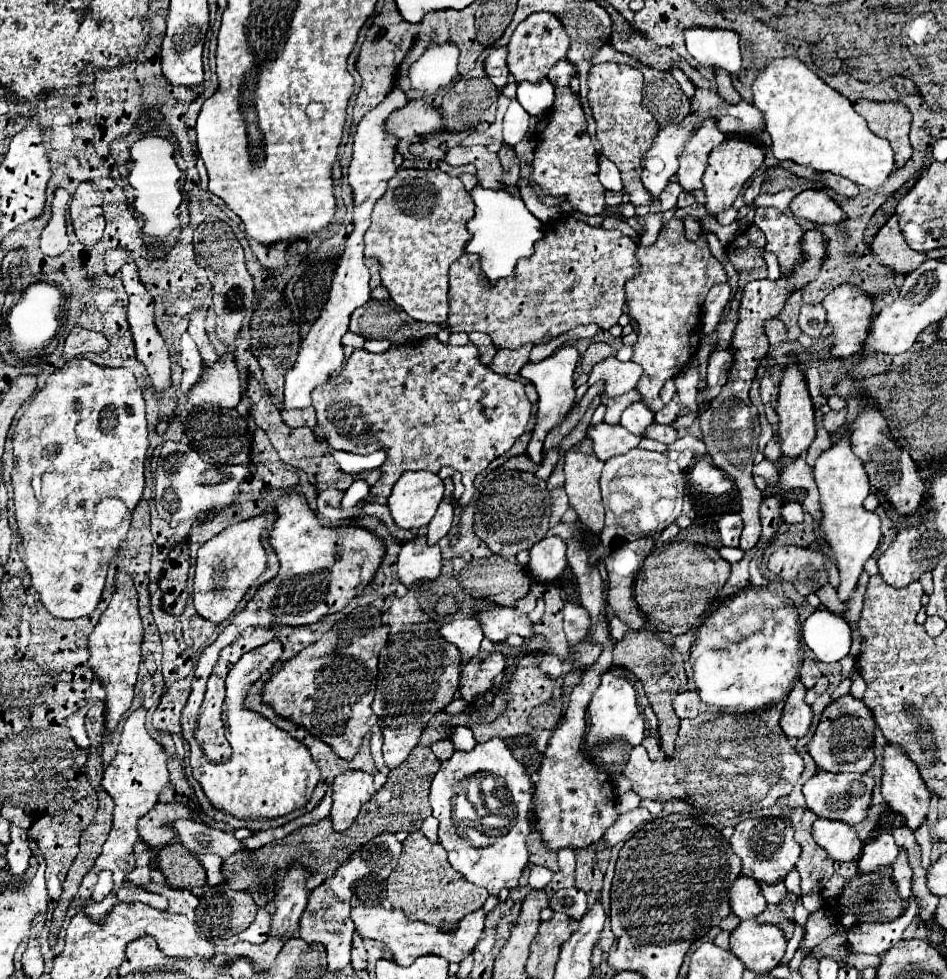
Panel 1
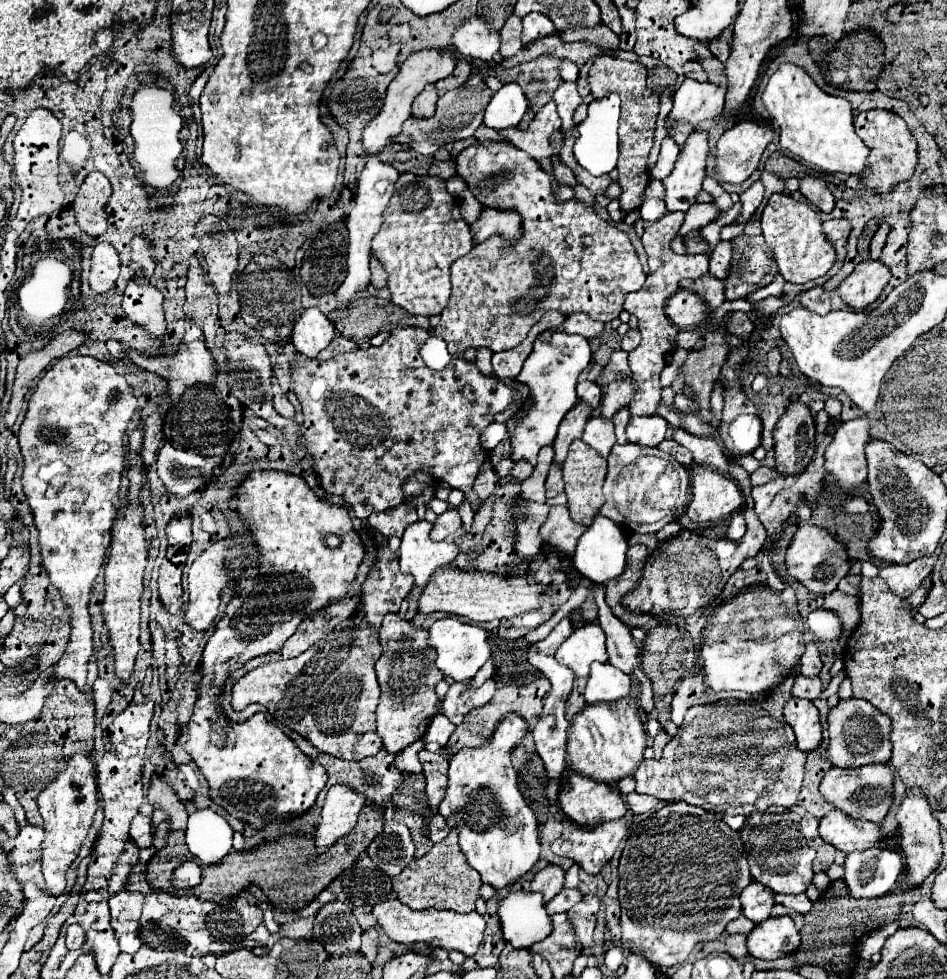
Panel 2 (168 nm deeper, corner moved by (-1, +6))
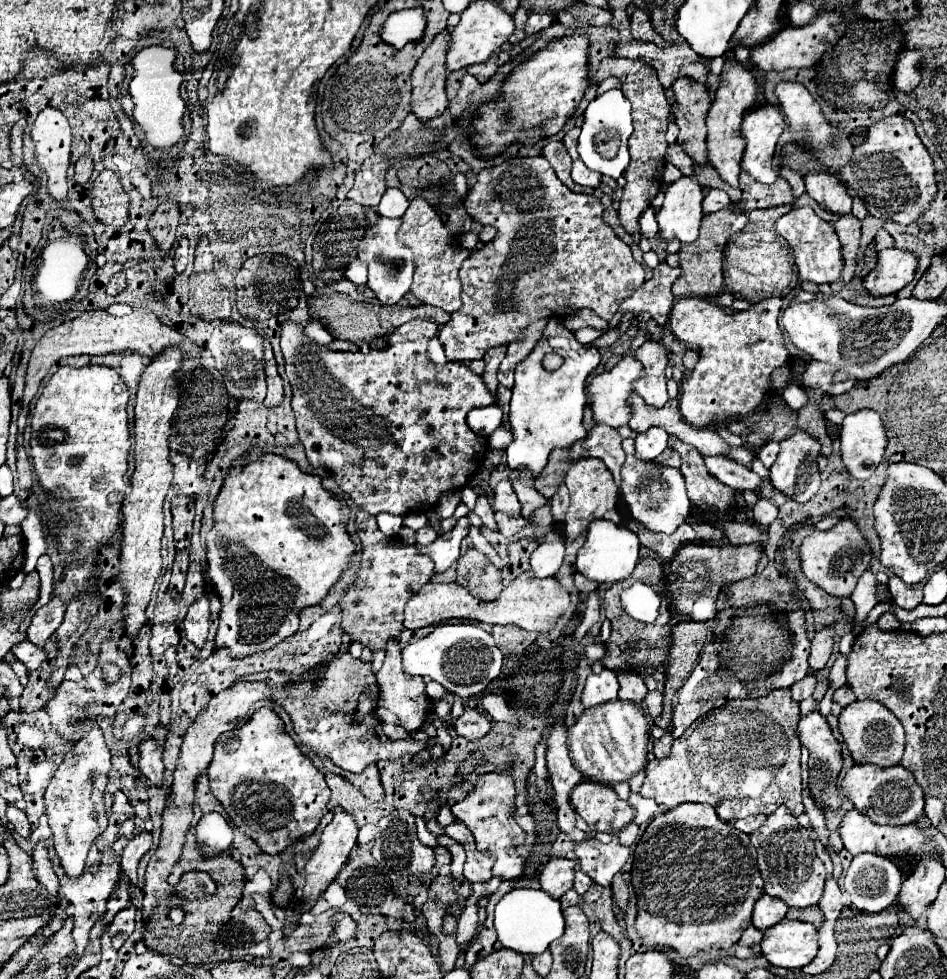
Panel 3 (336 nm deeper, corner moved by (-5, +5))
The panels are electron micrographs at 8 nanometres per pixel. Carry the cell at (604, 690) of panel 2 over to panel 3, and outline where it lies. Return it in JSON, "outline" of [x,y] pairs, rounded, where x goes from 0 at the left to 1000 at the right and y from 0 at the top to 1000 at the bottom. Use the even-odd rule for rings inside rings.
{"outline":[[[637,682],[635,688],[622,688],[620,699],[616,703],[614,717],[618,723],[624,723],[641,715],[652,715],[652,707],[654,707],[654,697],[649,686],[643,682]]]}

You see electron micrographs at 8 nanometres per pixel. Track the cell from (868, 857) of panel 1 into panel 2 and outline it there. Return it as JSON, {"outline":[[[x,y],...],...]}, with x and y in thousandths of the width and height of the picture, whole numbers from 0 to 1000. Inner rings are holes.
{"outline":[[[922,865],[922,867],[913,867],[913,869],[901,869],[892,875],[892,904],[897,908],[899,916],[930,916],[937,914],[945,908],[947,904],[947,896],[954,890],[954,882],[949,871],[939,869],[939,867],[930,867],[930,865]]]}

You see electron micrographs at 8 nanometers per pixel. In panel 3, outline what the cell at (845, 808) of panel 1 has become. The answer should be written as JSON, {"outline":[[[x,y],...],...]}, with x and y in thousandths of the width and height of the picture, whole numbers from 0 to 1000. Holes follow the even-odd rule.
{"outline":[[[903,780],[890,793],[888,805],[892,813],[901,819],[903,827],[918,834],[924,842],[951,844],[951,842],[962,842],[970,834],[975,834],[975,809],[968,803],[962,789],[958,789],[949,780],[939,784],[928,784],[924,780],[907,780],[907,782]]]}

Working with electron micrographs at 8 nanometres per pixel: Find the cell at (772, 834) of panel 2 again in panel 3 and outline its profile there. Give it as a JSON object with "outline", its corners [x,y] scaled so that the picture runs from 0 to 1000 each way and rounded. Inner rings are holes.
{"outline":[[[823,823],[814,834],[810,834],[806,844],[791,854],[799,868],[799,885],[808,899],[808,911],[825,917],[831,925],[850,927],[863,923],[873,893],[867,876],[861,870],[859,858],[854,856],[854,848],[844,844],[842,836],[835,834],[829,823]]]}

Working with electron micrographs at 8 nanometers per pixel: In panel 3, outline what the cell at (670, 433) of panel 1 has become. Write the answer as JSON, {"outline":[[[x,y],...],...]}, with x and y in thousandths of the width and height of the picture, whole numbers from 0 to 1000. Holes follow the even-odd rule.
{"outline":[[[742,466],[747,480],[761,490],[763,494],[772,496],[774,501],[801,501],[804,498],[804,488],[791,480],[780,476],[778,472],[774,472],[772,468],[763,468],[763,466]]]}

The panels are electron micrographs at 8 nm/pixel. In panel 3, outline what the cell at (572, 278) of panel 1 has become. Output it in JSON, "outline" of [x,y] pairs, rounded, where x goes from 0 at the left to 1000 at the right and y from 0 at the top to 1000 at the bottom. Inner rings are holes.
{"outline":[[[573,159],[540,161],[521,172],[510,172],[489,208],[499,225],[523,231],[525,241],[508,255],[502,255],[485,276],[489,313],[478,319],[476,327],[464,337],[464,347],[476,370],[508,368],[516,355],[546,349],[554,335],[571,325],[599,323],[622,315],[643,329],[654,311],[681,288],[681,276],[668,266],[666,253],[637,225],[635,204],[626,198],[603,196],[590,186],[586,176],[582,176],[582,168],[578,168]]]}

